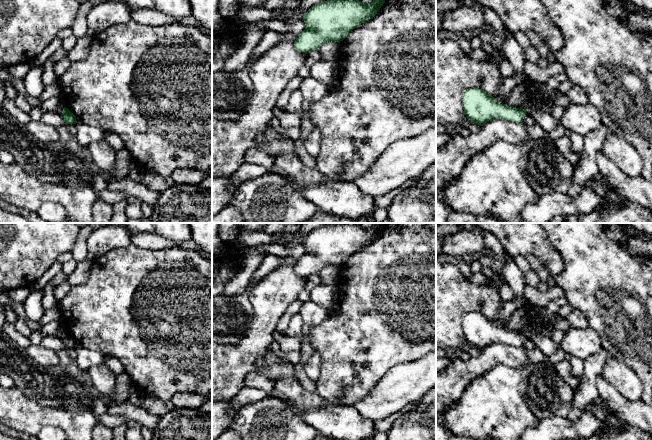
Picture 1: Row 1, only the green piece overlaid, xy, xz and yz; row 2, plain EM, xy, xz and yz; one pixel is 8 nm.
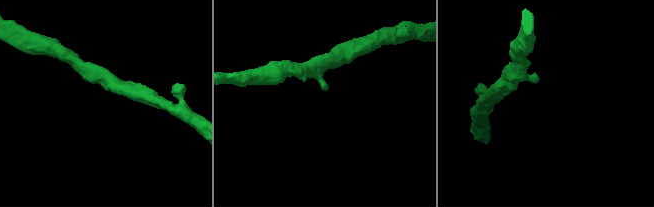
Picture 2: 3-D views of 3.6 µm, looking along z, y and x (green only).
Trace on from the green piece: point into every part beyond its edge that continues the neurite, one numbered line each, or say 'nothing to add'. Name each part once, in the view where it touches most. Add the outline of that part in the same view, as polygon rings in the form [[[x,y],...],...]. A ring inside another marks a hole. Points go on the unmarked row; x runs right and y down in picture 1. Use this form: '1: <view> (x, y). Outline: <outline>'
nothing to add

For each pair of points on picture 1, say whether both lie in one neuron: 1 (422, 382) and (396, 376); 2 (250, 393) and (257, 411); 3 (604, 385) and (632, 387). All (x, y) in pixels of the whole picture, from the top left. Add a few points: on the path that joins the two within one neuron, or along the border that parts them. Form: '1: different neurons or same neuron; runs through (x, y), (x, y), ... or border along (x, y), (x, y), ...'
1: same neuron; runs through (416, 381), (402, 381)
2: different neurons; border along (266, 395), (241, 406)
3: different neurons; border along (600, 374), (623, 396), (631, 400)

